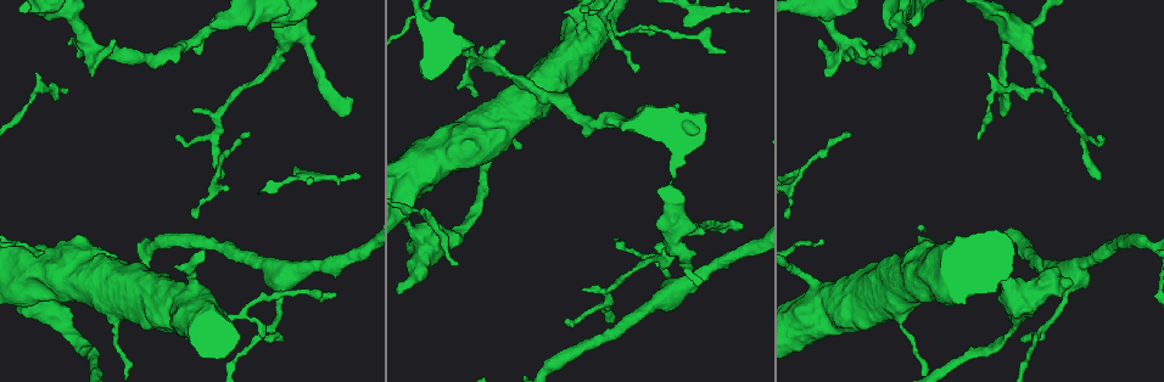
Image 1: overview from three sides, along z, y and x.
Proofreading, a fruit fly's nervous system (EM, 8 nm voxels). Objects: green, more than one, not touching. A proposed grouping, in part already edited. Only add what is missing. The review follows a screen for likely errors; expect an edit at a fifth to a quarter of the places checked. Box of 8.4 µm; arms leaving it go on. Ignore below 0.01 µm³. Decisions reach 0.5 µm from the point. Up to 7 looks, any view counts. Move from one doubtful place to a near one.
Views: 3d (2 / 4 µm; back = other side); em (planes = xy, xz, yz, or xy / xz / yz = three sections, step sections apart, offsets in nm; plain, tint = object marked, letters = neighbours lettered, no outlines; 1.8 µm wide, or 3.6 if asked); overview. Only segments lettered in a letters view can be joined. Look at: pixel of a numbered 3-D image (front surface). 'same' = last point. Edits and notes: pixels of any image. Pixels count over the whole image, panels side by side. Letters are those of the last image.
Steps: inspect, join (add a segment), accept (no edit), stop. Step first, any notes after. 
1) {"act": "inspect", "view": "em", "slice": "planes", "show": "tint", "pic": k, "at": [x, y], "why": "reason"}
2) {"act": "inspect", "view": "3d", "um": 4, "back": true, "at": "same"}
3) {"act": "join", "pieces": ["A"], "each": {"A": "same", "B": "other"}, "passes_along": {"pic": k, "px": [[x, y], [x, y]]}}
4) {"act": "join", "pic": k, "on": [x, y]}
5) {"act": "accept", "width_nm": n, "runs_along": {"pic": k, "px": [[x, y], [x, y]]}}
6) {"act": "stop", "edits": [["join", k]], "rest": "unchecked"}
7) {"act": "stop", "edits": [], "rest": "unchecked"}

{"act": "inspect", "view": "3d", "um": 2, "pic": 1, "at": [457, 265], "why": "branch stops here"}

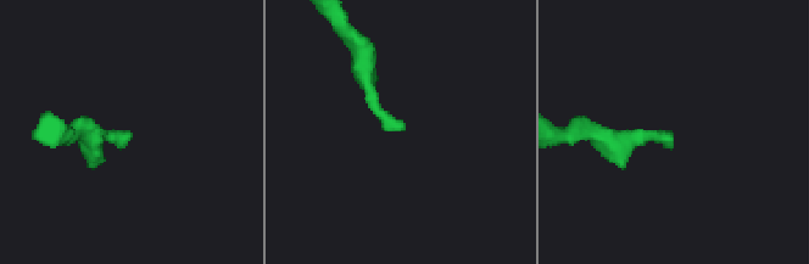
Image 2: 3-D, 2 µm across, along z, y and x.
{"act": "inspect", "view": "em", "slice": "planes", "show": "letters", "pic": 2, "at": [673, 135]}

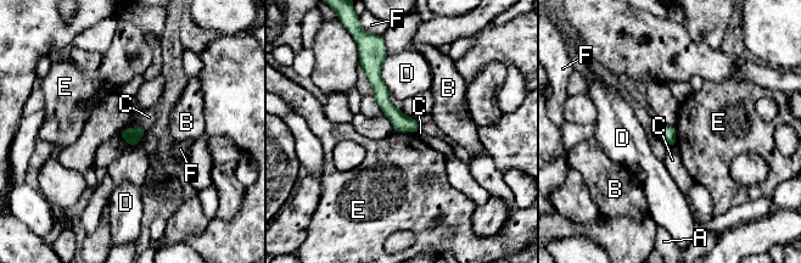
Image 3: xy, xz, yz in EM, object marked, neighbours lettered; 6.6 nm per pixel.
{"act": "accept", "width_nm": 110, "each": {"A": "other", "B": "other", "C": "other", "D": "other", "E": "other", "F": "other"}, "found": "no lettered segment goes on from it"}

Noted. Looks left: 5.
{"act": "inspect", "view": "em", "slice": "xz", "step": 16, "show": "letters", "pic": 1, "at": [476, 94]}

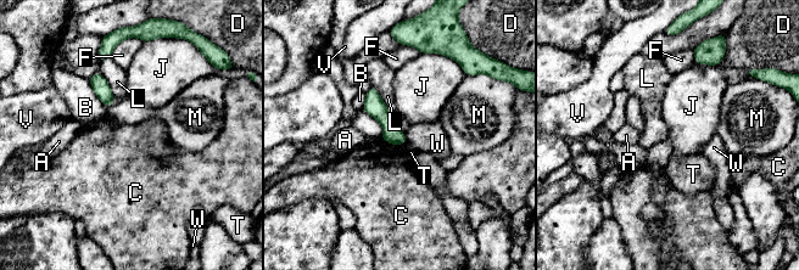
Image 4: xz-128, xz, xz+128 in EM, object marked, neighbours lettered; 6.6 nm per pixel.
{"act": "inspect", "view": "em", "slice": "planes", "show": "letters", "at": "same", "why": "cut it another way"}

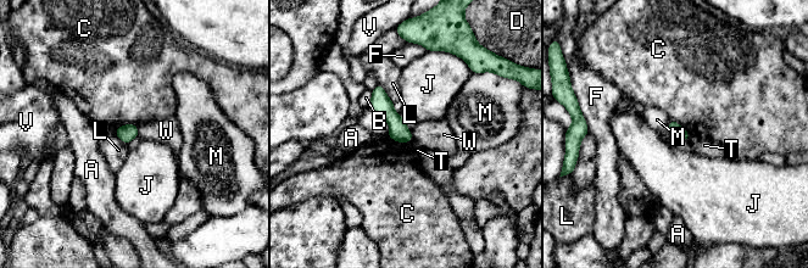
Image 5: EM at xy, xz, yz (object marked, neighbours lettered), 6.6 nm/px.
{"act": "accept", "width_nm": 80, "each": {"A": "other", "B": "other", "C": "other", "D": "other", "F": "other", "J": "other", "L": "other", "M": "other", "T": "other", "V": "other", "W": "other"}, "runs_along": {"pic": 5, "px": [[378, 89], [379, 102], [407, 139]]}, "found": "no lettered segment goes on from it"}

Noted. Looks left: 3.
{"act": "inspect", "view": "em", "slice": "xy", "step": 16, "show": "letters", "pic": 1, "at": [737, 224], "why": "an open end"}

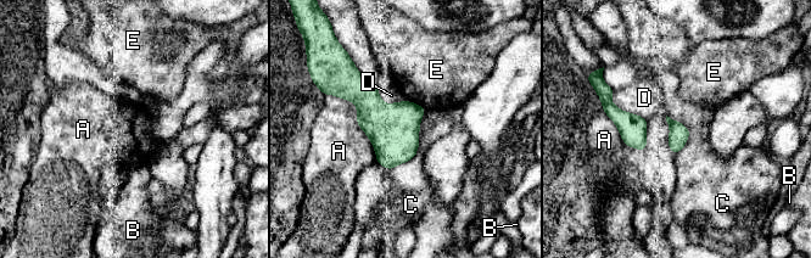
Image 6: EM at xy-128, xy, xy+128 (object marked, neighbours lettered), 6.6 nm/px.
{"act": "accept", "each": {"A": "other", "B": "other", "C": "other", "D": "other", "E": "other"}, "border": {"pic": 6, "px": [[330, 94], [356, 106], [376, 161]]}, "found": "none of them fits"}

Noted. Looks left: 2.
{"act": "stop", "edits": [], "rest": "unchecked"}

